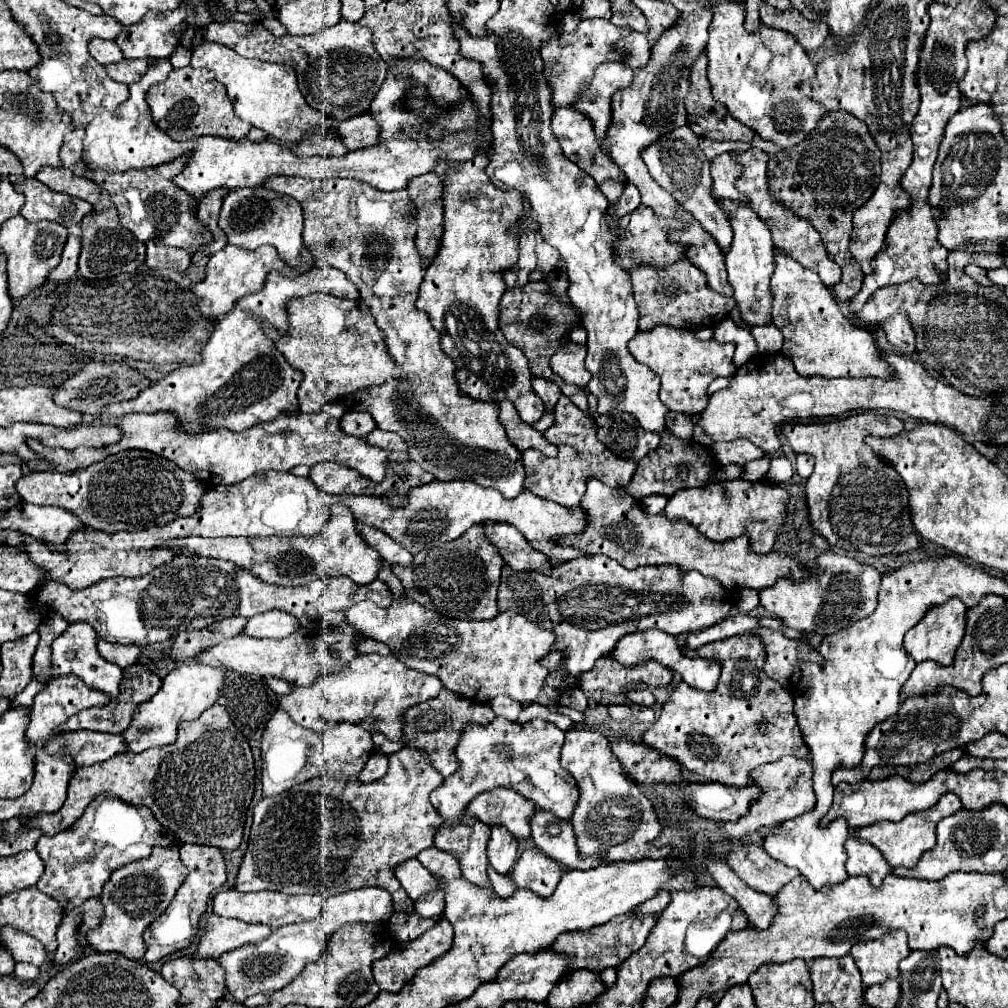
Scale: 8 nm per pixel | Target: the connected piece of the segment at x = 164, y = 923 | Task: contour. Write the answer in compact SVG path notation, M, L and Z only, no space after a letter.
M181 845L179 849L181 853L181 863L189 869L187 879L183 881L183 885L177 889L171 905L165 909L165 913L161 917L157 917L147 929L145 929L145 945L147 945L147 953L145 953L145 961L147 963L155 963L159 959L163 959L165 955L187 947L195 933L197 933L197 923L199 917L207 911L207 901L209 897L225 883L227 873L225 873L225 863L223 863L223 855L217 847L207 847L207 845Z

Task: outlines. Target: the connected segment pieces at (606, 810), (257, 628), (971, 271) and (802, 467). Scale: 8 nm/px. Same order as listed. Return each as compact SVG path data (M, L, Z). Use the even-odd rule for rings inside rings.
M571 729L567 731L561 751L561 767L567 769L577 787L579 801L569 823L575 829L581 859L595 857L597 861L635 861L641 857L665 857L667 849L655 849L651 841L661 833L657 813L649 799L641 793L613 757L609 741L599 731Z
M267 611L261 615L249 617L243 633L257 639L283 639L291 635L297 627L299 627L299 621L293 615L283 611Z
M967 265L967 267L965 267L965 273L967 273L969 277L973 277L973 279L975 279L979 285L983 285L984 287L989 287L992 285L987 277L987 274L985 274L985 271L983 271L981 267L975 267L975 265Z
M797 455L795 469L801 479L807 479L813 473L813 467L815 467L815 459L811 455Z

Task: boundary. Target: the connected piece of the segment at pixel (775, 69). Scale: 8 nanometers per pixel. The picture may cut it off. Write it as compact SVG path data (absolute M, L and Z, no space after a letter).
M717 1L711 7L713 21L707 39L707 77L715 101L721 101L737 121L753 129L765 141L791 149L799 145L825 117L825 109L809 101L801 93L801 81L813 79L815 65L797 45L791 33L763 27L757 33L747 33L743 27L745 7L735 1Z

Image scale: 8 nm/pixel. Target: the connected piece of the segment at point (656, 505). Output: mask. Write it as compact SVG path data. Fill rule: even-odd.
M651 495L651 497L641 499L641 505L643 505L643 509L645 509L647 513L657 515L657 513L663 513L663 509L665 509L665 505L667 505L667 497L657 497L657 495Z

